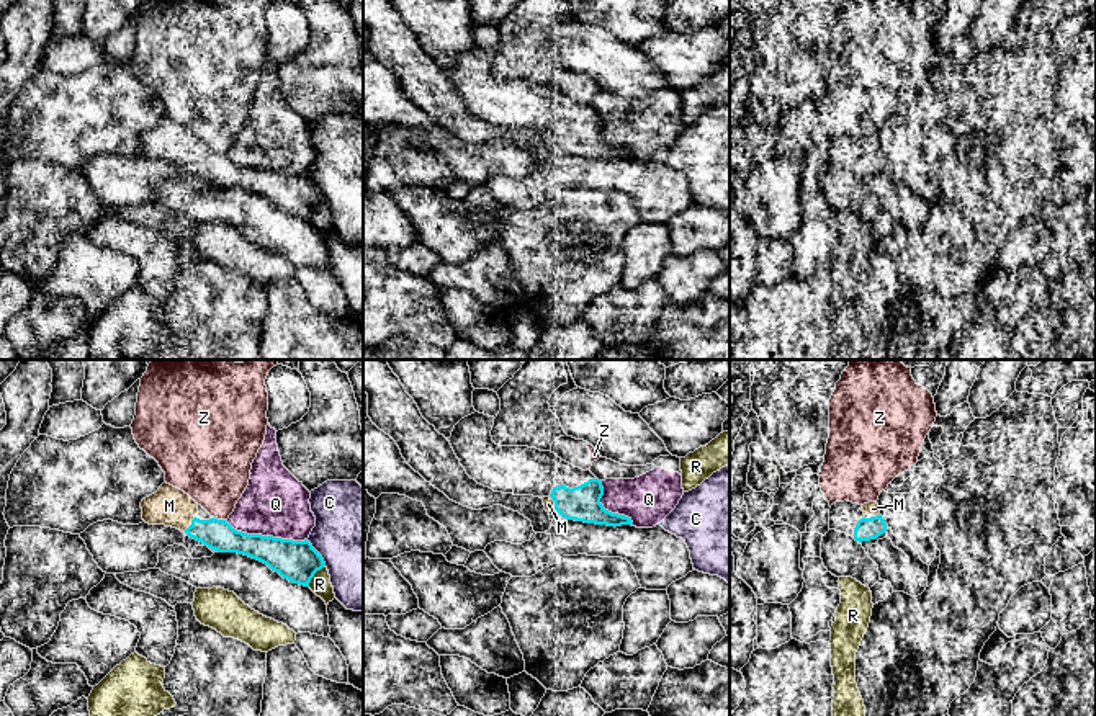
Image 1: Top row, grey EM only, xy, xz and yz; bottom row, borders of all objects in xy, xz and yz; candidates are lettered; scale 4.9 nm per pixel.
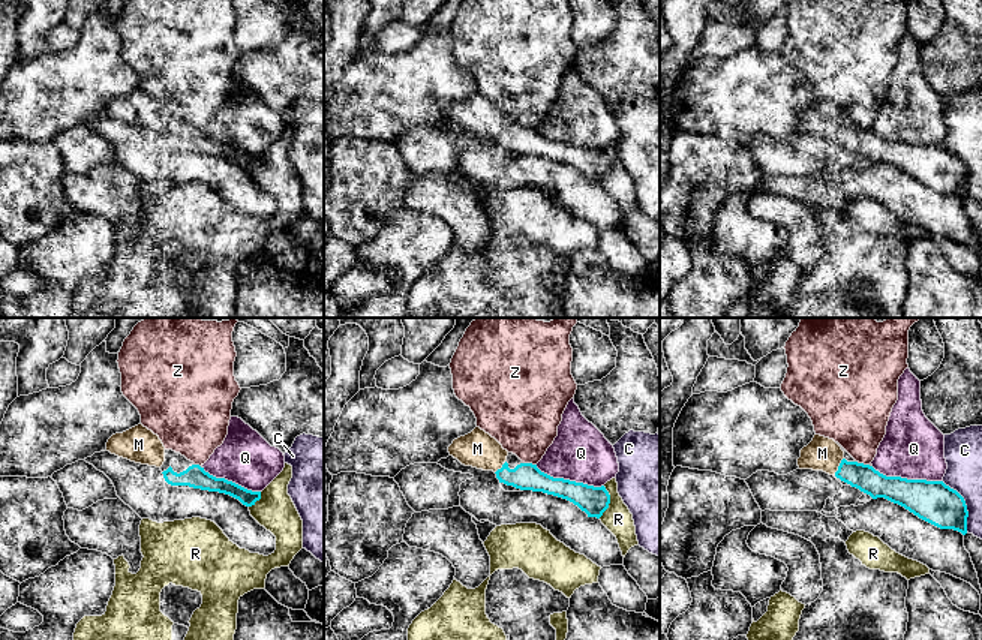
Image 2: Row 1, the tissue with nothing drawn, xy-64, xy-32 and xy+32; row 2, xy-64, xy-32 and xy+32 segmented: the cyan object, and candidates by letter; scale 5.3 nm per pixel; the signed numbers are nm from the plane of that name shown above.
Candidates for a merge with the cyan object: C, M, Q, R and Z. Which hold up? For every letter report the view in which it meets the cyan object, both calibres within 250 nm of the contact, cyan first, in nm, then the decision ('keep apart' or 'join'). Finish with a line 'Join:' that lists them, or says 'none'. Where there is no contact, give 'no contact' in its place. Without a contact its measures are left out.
C: xy | 200/460 nm | keep apart
M: xy | 150/190 nm | join
Q: xy | 200/320 nm | keep apart
R: xy | 200/100 nm | keep apart
Z: xy | 150/340 nm | keep apart
Join: M

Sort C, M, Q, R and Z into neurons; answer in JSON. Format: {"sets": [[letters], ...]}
{"sets": [["C"], ["M"], ["Q"], ["R"], ["Z"]]}

